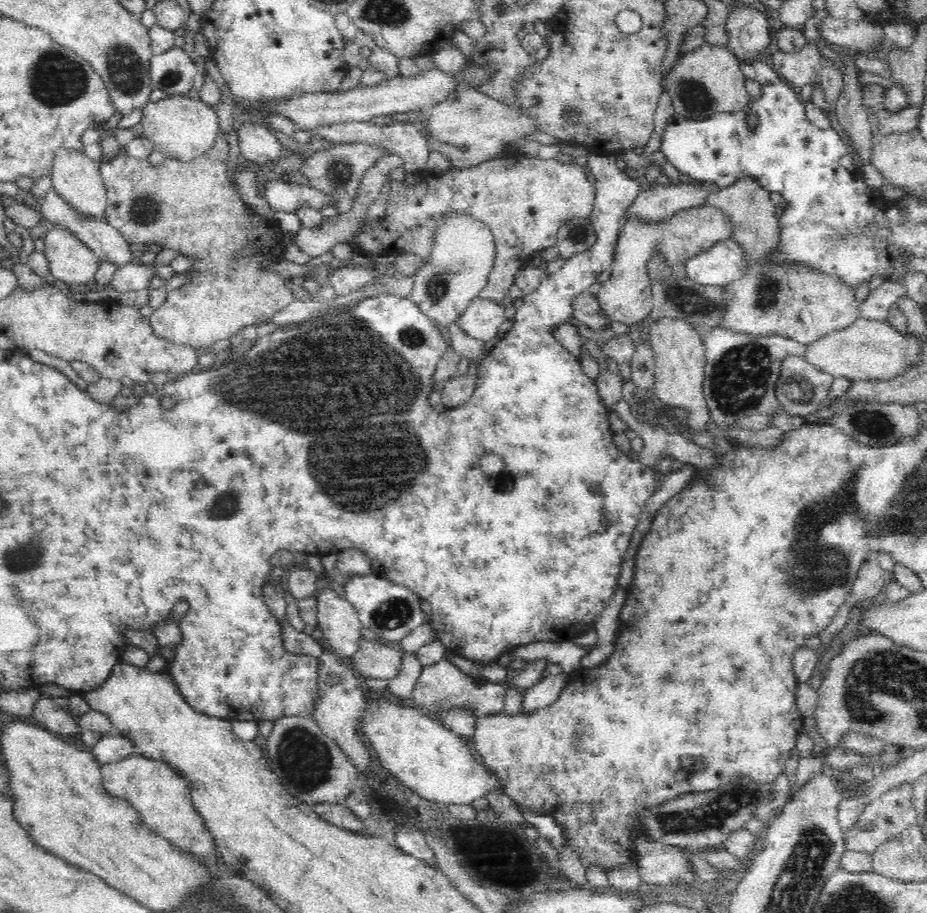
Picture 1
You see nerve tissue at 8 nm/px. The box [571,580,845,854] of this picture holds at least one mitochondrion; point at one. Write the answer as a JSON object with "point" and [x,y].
{"point":[711,814]}

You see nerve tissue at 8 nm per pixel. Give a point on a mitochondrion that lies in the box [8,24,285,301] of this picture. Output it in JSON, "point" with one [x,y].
{"point":[55,79]}

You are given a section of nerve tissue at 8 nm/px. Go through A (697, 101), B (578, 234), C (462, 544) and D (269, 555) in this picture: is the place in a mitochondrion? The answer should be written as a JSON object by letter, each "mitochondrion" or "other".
{"A":"mitochondrion","B":"mitochondrion","C":"other","D":"other"}

